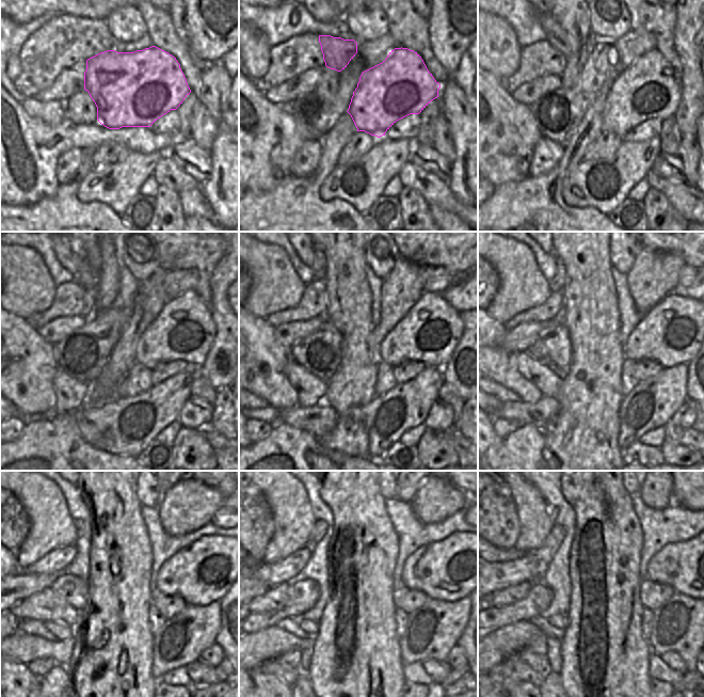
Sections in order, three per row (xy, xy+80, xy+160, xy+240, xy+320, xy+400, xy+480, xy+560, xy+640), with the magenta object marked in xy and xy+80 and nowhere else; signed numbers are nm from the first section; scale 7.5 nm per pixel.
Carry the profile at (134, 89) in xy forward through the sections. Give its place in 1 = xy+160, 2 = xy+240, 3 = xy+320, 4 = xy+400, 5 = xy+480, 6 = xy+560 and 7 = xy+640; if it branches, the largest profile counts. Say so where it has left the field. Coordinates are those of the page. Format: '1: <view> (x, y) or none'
1: xy+160 (646, 90)
2: xy+240 (184, 330)
3: xy+320 (429, 333)
4: xy+400 (672, 333)
5: xy+480 (202, 573)
6: xy+560 (449, 570)
7: xy+640 (694, 568)

